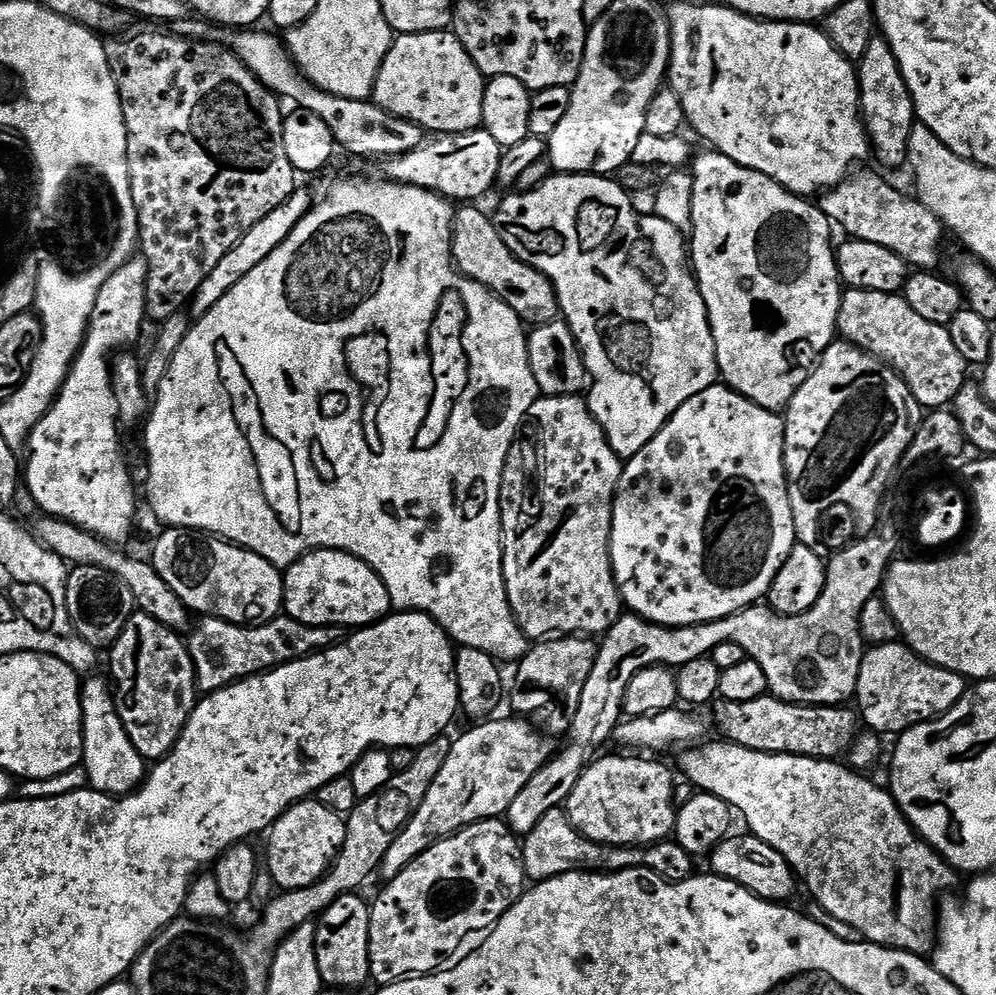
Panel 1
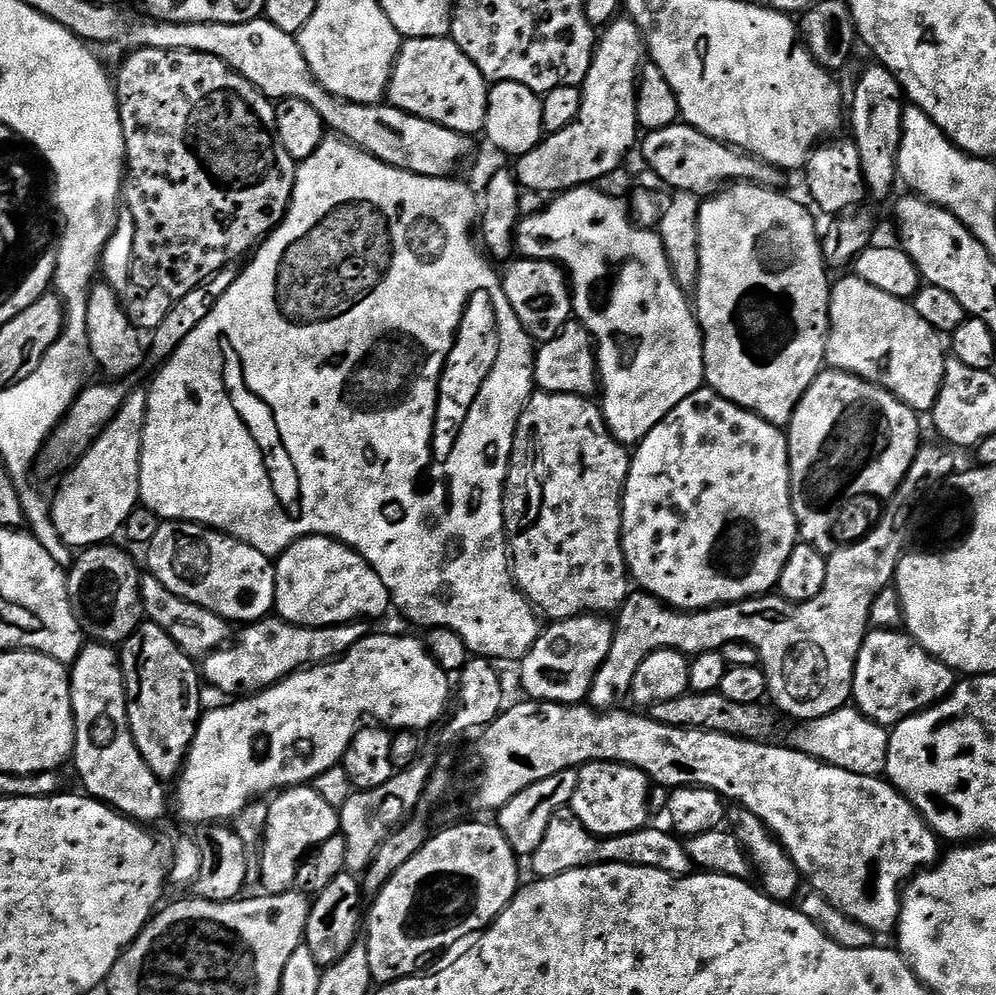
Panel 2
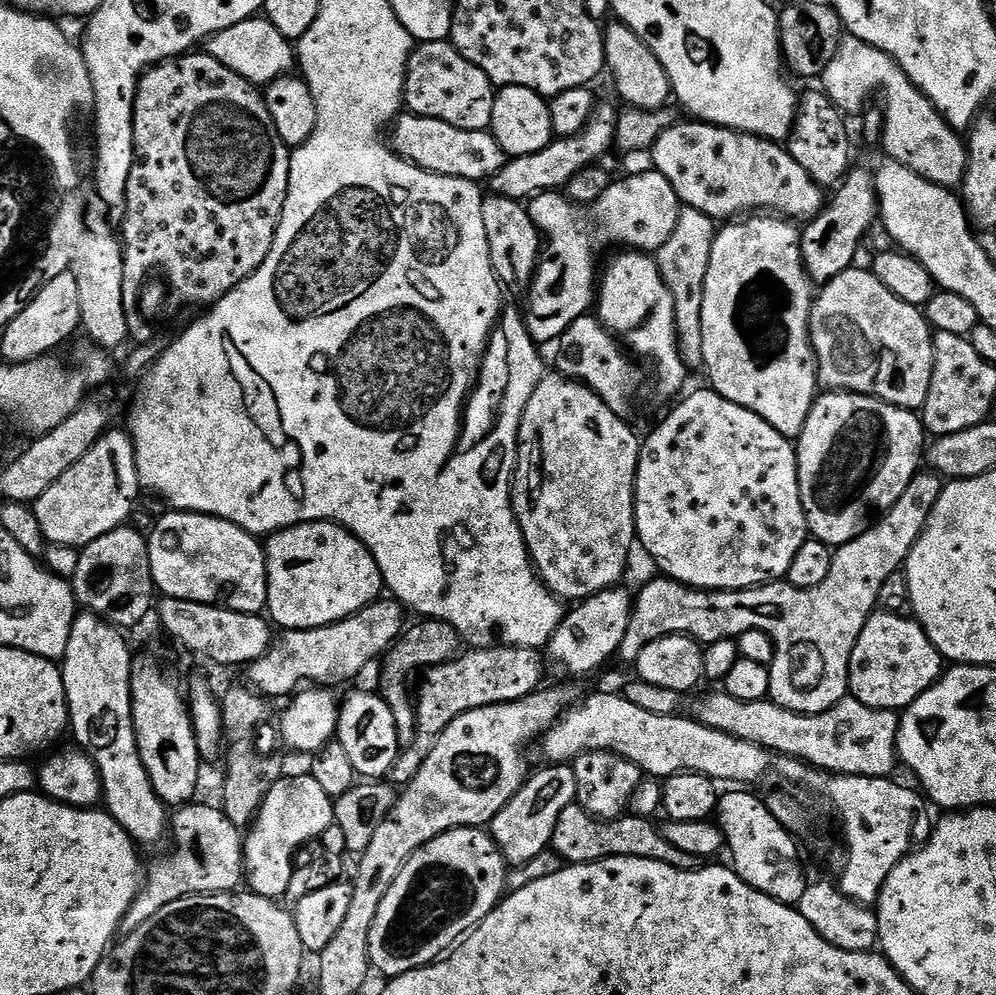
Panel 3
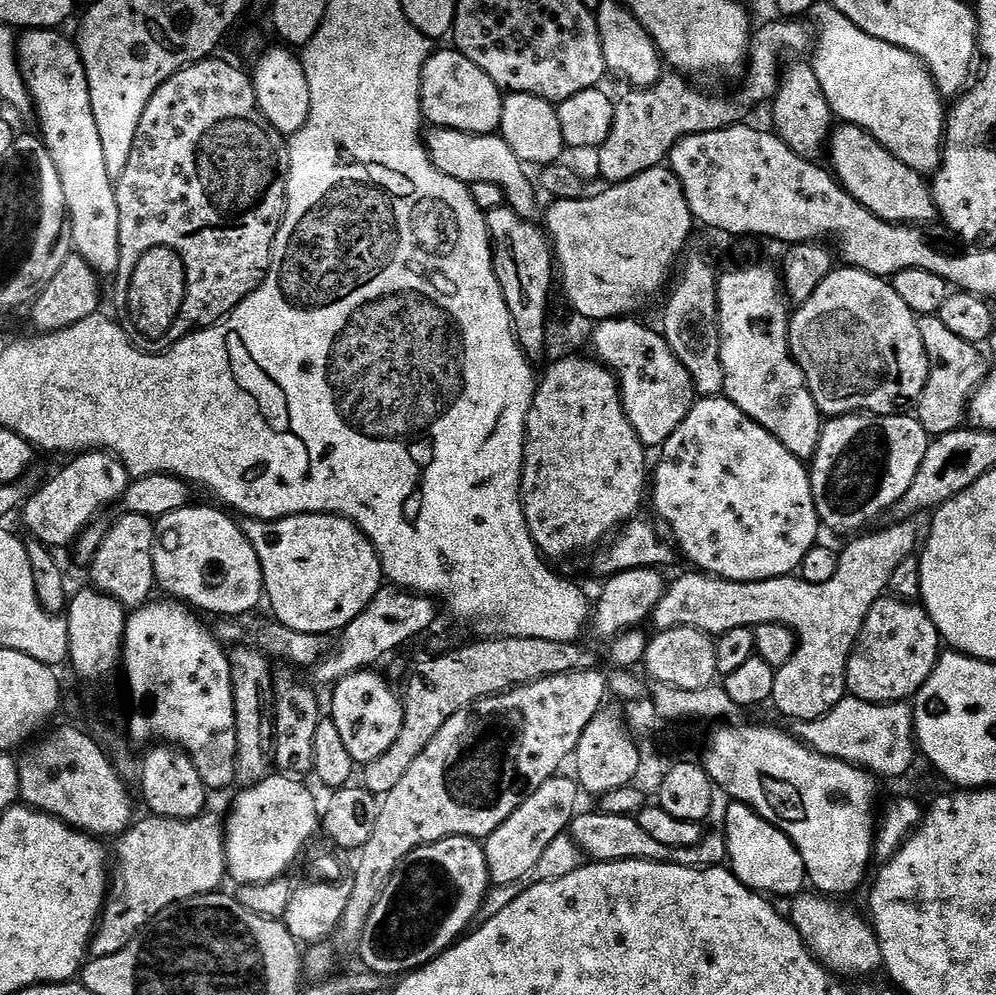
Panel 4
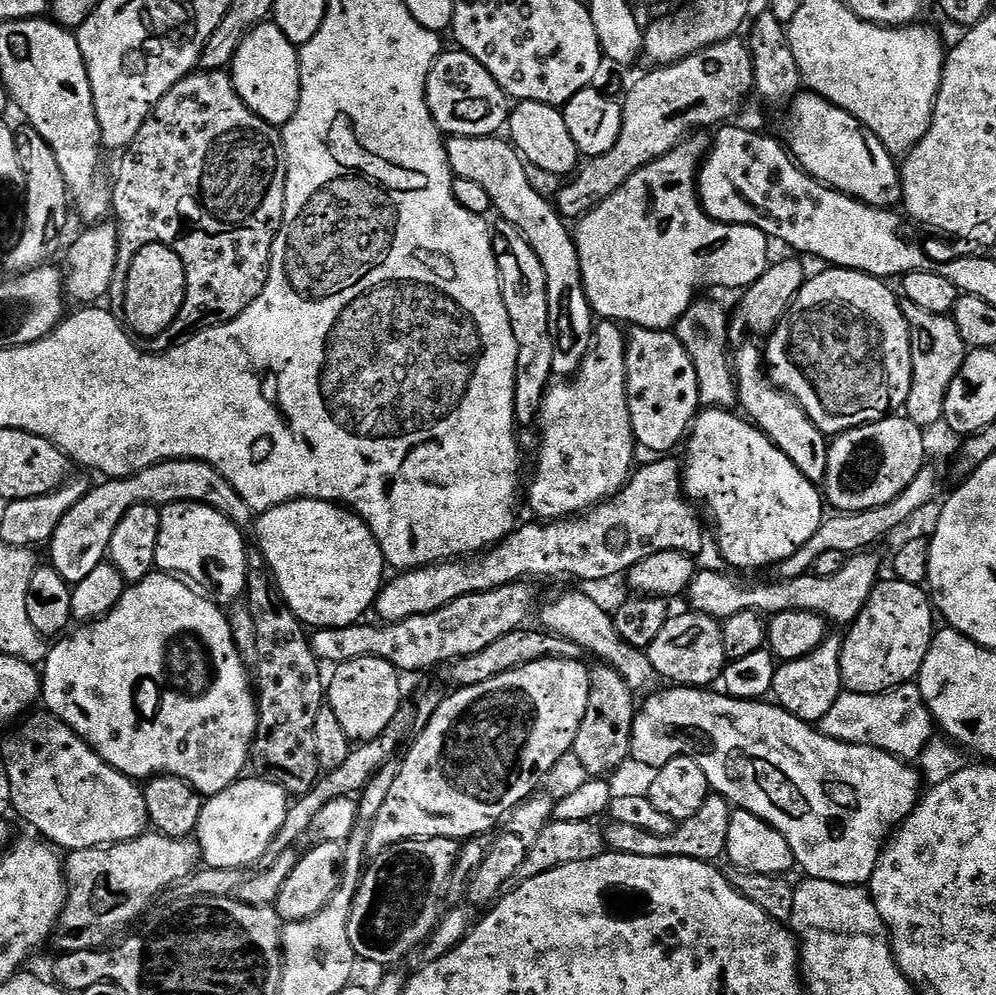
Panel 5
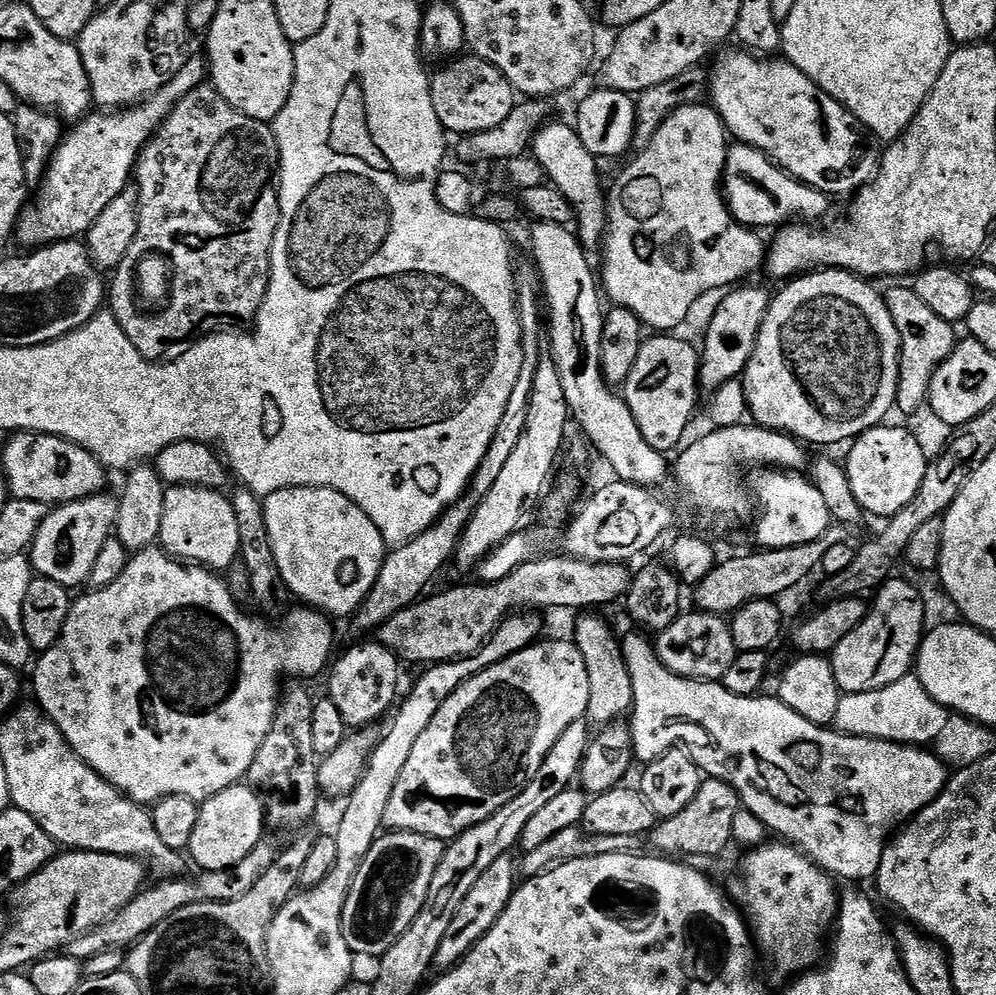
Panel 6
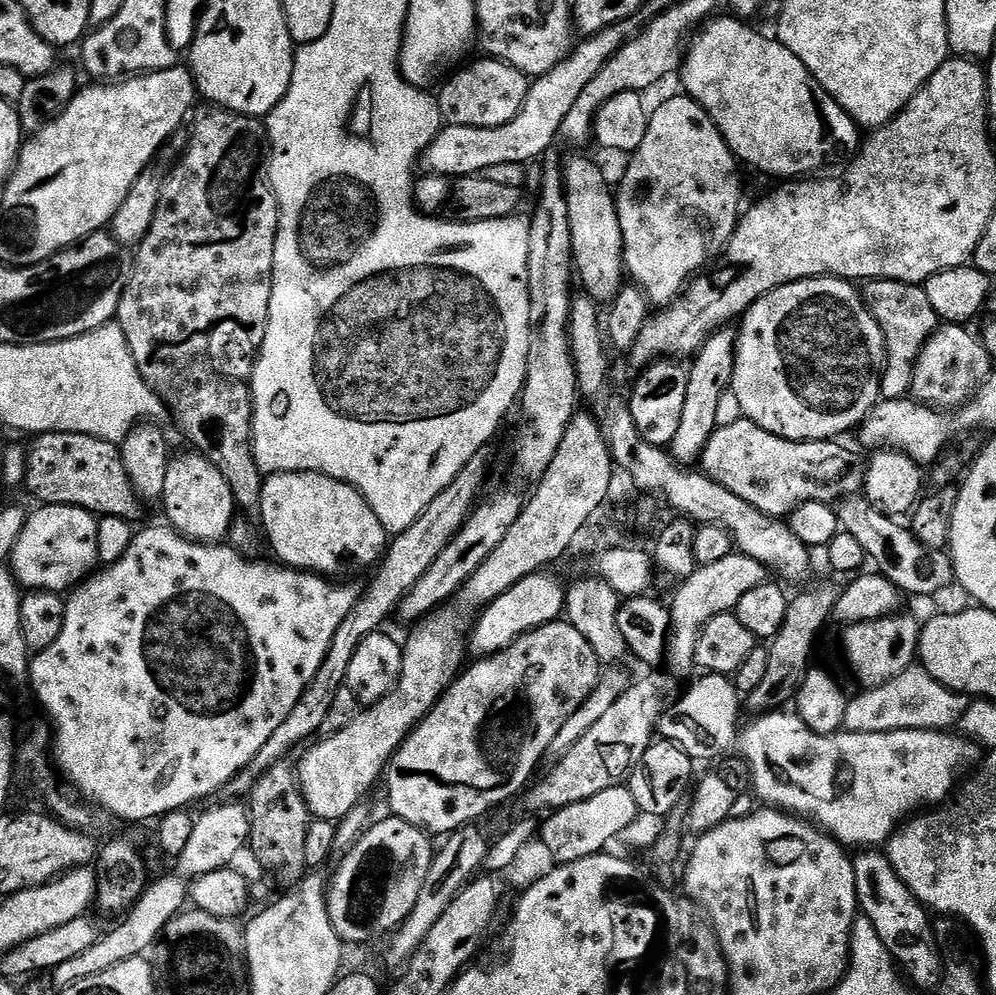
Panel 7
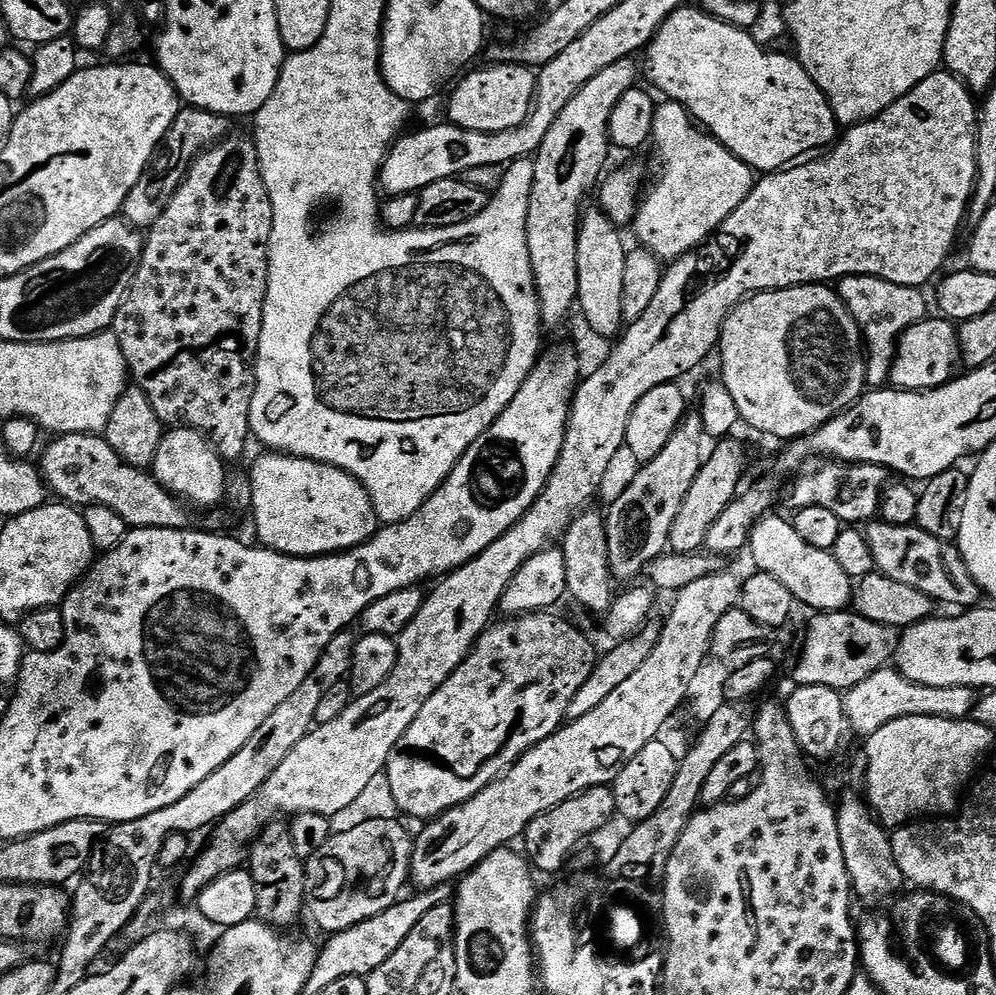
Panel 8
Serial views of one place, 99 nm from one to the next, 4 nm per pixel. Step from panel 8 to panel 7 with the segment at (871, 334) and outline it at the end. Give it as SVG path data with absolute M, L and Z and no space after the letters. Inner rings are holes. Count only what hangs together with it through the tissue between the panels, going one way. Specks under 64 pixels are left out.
M869 280L863 285L864 304L878 322L884 335L884 375L880 378L880 394L884 400L903 400L912 391L912 375L920 351L941 327L930 298L926 298L919 284L907 284L897 280Z

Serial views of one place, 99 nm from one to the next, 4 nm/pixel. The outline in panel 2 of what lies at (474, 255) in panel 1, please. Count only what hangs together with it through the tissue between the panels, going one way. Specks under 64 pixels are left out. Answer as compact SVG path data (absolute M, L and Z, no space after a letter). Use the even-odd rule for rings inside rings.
M516 258L508 266L509 268L503 269L502 272L504 293L514 314L518 314L518 322L522 322L526 334L536 342L543 342L557 336L562 326L569 323L574 316L568 273L552 260Z

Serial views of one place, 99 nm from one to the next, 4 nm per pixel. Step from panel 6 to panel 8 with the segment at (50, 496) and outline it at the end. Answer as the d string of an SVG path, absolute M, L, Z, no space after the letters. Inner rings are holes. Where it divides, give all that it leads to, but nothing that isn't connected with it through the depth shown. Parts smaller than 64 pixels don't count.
M65 432L43 449L38 467L57 501L72 506L108 507L124 519L129 529L187 528L189 505L156 481L151 471L126 464L100 434ZM41 459L41 460L40 460ZM82 504L82 505L80 505Z

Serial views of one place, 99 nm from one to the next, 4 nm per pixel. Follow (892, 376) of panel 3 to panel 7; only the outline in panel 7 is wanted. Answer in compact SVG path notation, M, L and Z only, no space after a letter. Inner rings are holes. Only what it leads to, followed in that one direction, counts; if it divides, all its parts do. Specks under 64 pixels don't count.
M816 276L813 280L799 280L793 284L784 284L770 294L758 298L748 307L738 324L736 334L736 357L732 375L731 392L738 398L738 406L744 411L743 419L753 420L762 430L778 434L778 438L787 440L836 440L843 432L859 429L873 408L881 403L880 378L884 375L884 335L878 322L864 304L861 289L851 280L842 280L839 276Z

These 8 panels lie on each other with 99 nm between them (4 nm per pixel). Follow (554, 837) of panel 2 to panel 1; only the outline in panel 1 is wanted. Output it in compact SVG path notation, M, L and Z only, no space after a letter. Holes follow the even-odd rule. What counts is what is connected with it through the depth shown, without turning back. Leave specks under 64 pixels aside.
M563 807L550 810L542 819L539 820L538 826L530 830L527 836L522 840L522 859L524 861L524 874L529 881L539 882L549 880L555 876L564 876L568 872L621 872L631 868L645 868L651 872L657 872L663 880L670 884L677 884L683 880L688 880L694 875L694 857L682 846L676 844L675 839L669 838L661 840L659 844L650 844L647 846L637 846L635 848L615 848L612 844L599 844L590 838L586 838L573 824L568 823L568 813Z

